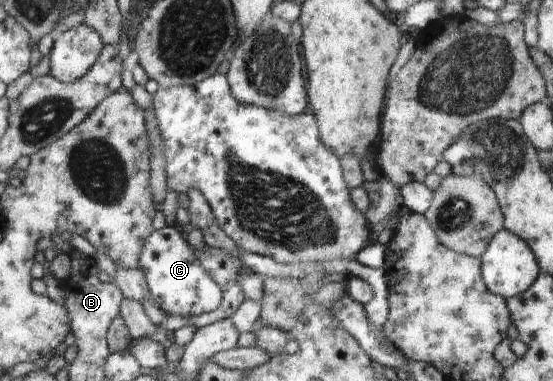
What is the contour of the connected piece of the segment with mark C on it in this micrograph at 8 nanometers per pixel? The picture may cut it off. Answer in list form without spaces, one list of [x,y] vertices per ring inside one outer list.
[[[166,225],[161,230],[154,231],[142,253],[141,268],[148,278],[153,299],[166,315],[196,317],[222,307],[225,299],[222,286],[218,285],[216,279],[202,265],[186,235],[174,226]]]

